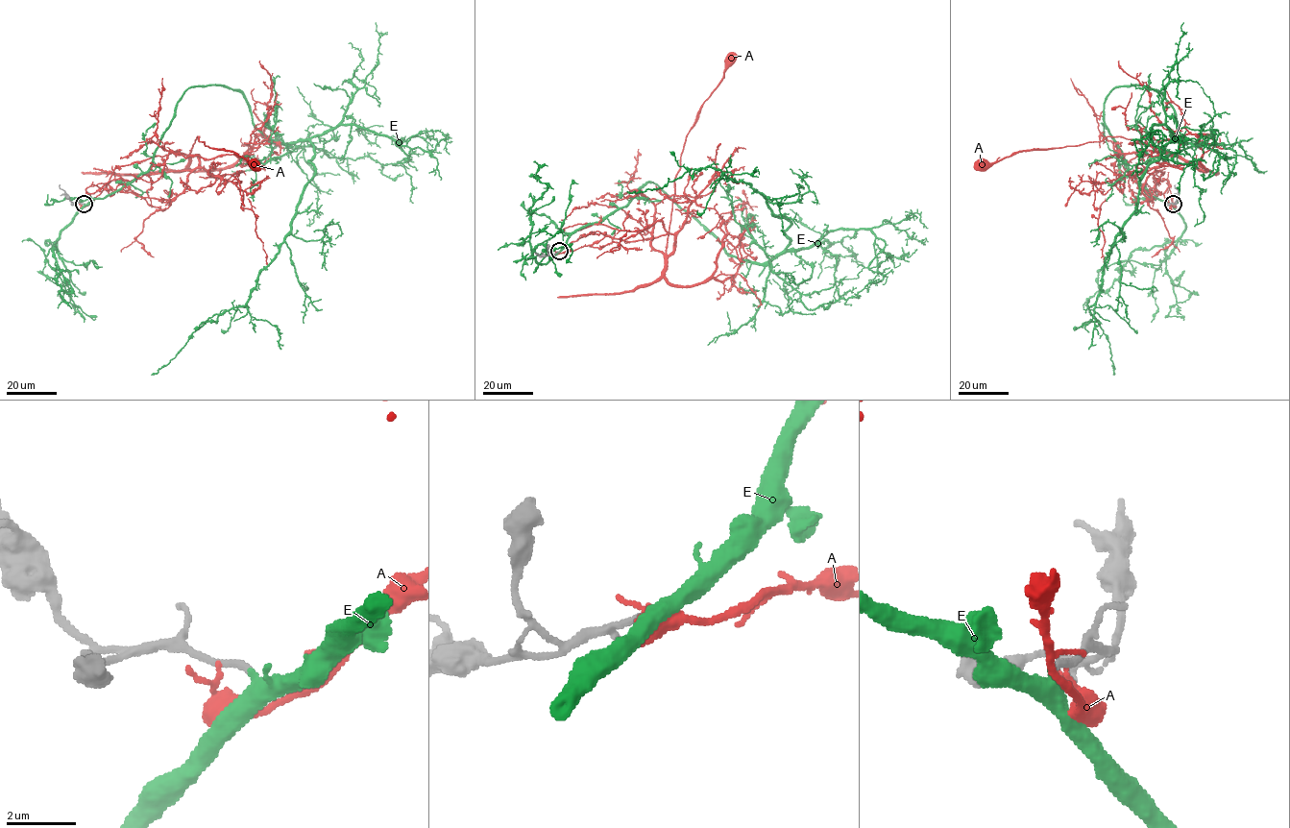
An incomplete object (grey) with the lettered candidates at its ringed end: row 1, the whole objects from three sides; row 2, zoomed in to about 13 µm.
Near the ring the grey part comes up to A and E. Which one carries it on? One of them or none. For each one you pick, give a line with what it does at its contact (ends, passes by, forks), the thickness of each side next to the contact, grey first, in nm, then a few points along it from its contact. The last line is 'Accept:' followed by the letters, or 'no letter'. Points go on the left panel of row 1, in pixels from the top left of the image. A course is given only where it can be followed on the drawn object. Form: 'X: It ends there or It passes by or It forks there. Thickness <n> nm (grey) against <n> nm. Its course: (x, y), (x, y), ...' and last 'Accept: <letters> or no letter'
E: It passes by. Thickness 190 nm (grey) against 320 nm. Its course: (84, 204), (148, 169), (192, 87), (236, 88), (271, 138), (313, 145), (314, 174), (249, 300), (151, 375)
Accept: E

